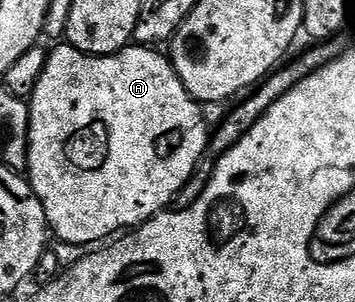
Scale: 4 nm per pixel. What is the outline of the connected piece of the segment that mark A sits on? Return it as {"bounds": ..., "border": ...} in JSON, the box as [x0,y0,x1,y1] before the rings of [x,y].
{"bounds":[26,44,210,245],"border":[[[67,44],[49,53],[46,68],[42,68],[42,76],[38,84],[32,89],[32,97],[28,102],[28,165],[26,177],[32,186],[32,191],[38,196],[42,208],[46,212],[48,229],[59,241],[69,242],[74,245],[88,245],[103,243],[121,232],[131,231],[143,222],[149,222],[154,215],[167,211],[172,205],[172,199],[191,174],[195,172],[201,157],[208,149],[210,126],[205,121],[201,110],[201,103],[186,92],[178,72],[171,61],[159,49],[149,48],[139,44],[129,44],[116,54],[83,54],[78,48]]]}

